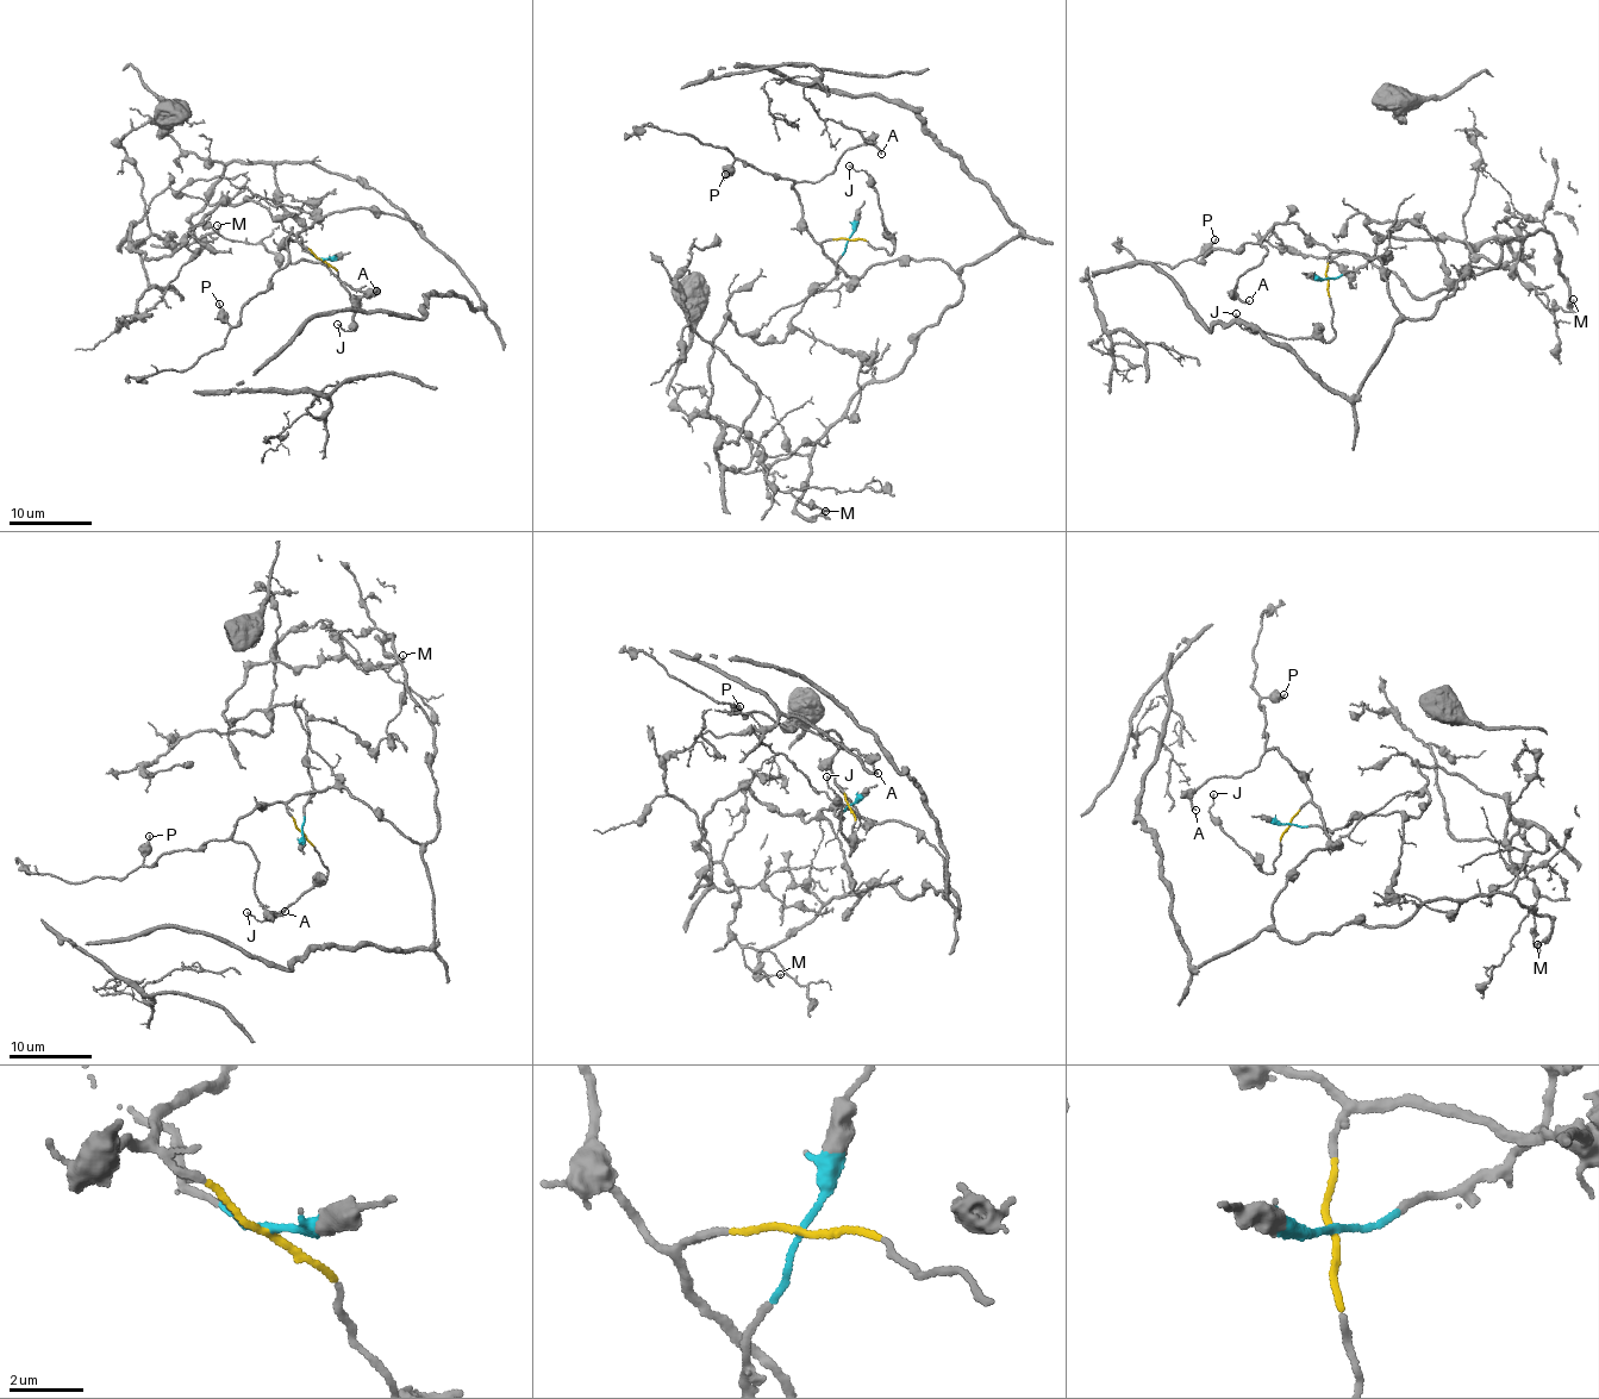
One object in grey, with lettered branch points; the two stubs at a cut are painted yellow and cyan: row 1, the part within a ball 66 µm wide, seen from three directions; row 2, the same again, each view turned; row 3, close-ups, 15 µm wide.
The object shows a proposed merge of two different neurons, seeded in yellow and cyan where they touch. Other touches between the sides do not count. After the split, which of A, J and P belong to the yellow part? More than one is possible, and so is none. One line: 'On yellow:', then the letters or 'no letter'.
On yellow: A, J, P

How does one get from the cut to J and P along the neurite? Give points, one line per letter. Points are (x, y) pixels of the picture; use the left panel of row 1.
J: (322, 260), (338, 273), (358, 310), (353, 318), (356, 329), (337, 324)
P: (322, 260), (286, 239), (289, 228), (285, 266), (276, 270), (267, 289), (248, 300), (235, 325), (218, 303)

